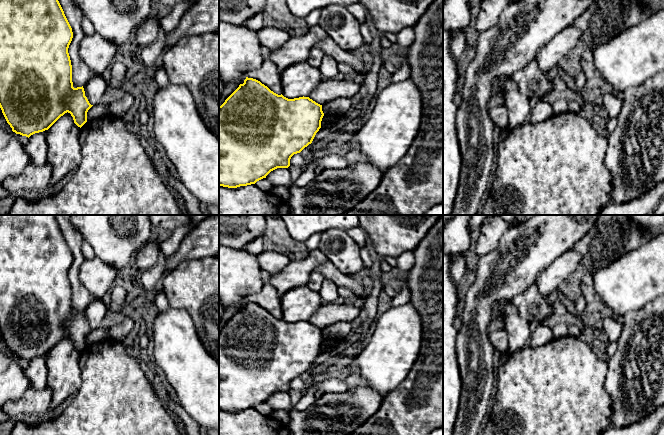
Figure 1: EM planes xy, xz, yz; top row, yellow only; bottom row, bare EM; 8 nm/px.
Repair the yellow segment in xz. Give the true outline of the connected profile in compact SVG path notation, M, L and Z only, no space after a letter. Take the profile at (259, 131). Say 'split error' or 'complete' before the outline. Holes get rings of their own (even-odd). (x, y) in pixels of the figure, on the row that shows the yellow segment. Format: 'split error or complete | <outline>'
complete | M246 77L219 106L219 186L255 184L277 168L288 168L291 157L312 143L323 116L322 105L309 97L288 99Z

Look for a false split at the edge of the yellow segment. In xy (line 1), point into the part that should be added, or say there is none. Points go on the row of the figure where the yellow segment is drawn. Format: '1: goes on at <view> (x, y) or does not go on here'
1: does not go on here

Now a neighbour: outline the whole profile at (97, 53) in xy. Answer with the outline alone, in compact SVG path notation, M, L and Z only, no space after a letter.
M95 33L82 39L79 46L79 55L88 67L97 75L101 75L113 62L118 50L115 44Z

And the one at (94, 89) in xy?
M97 75L91 78L84 86L85 96L91 105L100 103L105 91L108 89L107 81Z

